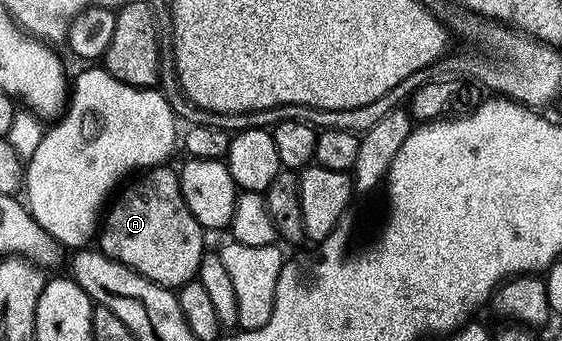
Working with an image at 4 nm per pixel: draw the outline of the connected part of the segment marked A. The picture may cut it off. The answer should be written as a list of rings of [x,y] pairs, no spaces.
[[[168,167],[147,169],[131,181],[133,184],[120,197],[117,195],[111,201],[112,209],[110,204],[98,228],[98,248],[110,259],[124,264],[146,279],[176,290],[181,284],[197,279],[200,259],[206,251],[206,232],[194,214],[190,214],[182,198],[177,169]]]

